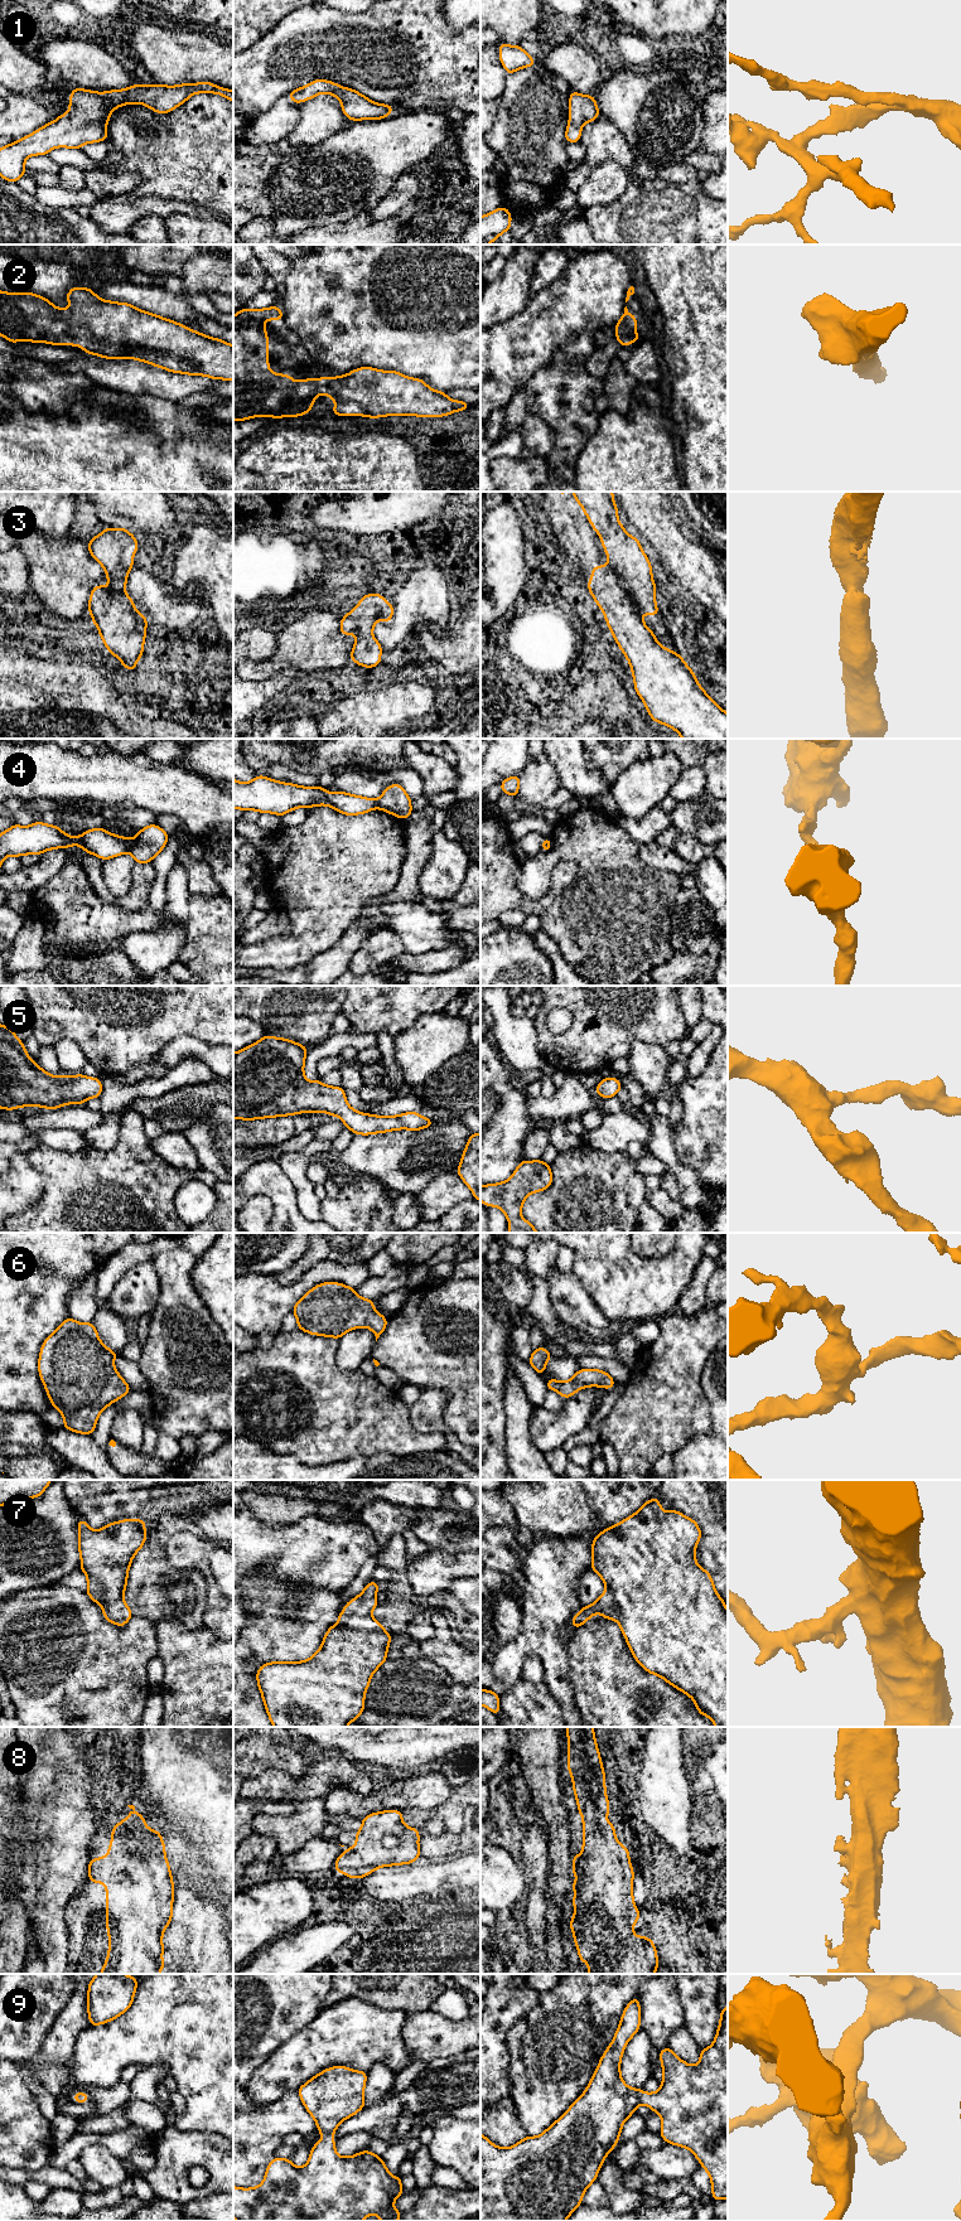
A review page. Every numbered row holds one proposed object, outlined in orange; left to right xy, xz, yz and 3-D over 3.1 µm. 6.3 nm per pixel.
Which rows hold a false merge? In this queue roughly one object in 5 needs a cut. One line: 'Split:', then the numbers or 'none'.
Split: 4

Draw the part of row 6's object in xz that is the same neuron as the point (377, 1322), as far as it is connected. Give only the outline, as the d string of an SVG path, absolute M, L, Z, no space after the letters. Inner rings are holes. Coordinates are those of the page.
M324 1282L308 1291L294 1306L298 1329L312 1335L341 1339L347 1331L368 1327L376 1341L387 1326L387 1318L378 1313L372 1300L359 1297L356 1289L338 1282Z

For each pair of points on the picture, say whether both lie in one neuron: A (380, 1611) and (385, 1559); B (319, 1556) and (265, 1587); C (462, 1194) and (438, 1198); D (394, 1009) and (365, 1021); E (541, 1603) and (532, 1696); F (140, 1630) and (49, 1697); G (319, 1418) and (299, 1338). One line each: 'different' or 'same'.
A: same
B: different
C: same
D: same
E: different
F: same
G: same

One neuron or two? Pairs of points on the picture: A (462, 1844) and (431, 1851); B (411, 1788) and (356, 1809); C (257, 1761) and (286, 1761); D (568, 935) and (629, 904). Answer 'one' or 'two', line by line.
A: one
B: one
C: one
D: one

